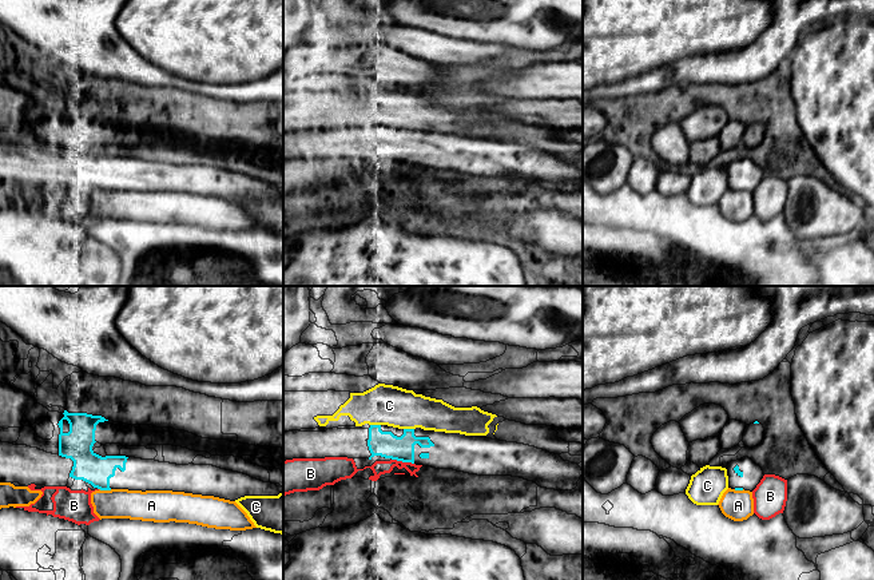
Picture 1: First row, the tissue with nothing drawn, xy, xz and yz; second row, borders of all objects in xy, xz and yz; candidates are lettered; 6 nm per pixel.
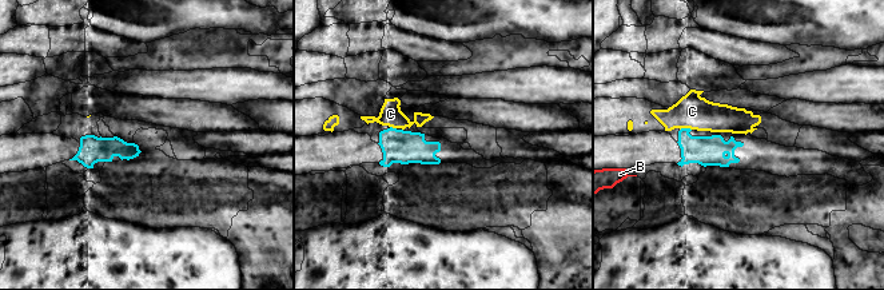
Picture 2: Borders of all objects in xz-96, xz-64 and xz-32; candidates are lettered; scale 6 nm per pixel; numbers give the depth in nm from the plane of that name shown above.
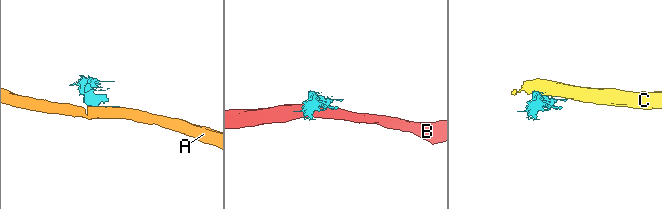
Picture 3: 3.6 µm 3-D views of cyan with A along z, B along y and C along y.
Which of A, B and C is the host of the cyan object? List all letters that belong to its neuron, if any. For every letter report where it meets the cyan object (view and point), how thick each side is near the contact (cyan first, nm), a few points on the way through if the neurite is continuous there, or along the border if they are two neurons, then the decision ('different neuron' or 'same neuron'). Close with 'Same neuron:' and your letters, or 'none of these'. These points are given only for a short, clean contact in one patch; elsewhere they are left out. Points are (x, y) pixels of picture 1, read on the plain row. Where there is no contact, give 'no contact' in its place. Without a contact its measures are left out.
A: xy (106, 190) | 180/180 nm | different neuron
B: xz (402, 162) | 160/90 nm | along xz (392, 159), (413, 165) | different neuron
C: xz (376, 126) | 160/240 nm | different neuron
Same neuron: none of these

